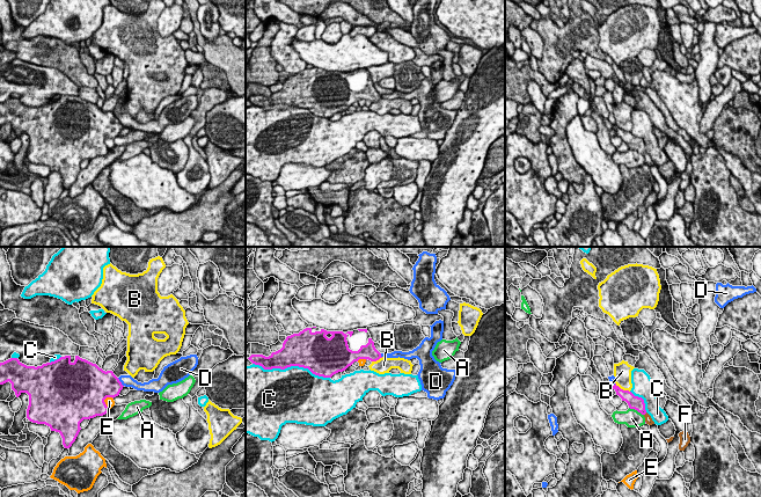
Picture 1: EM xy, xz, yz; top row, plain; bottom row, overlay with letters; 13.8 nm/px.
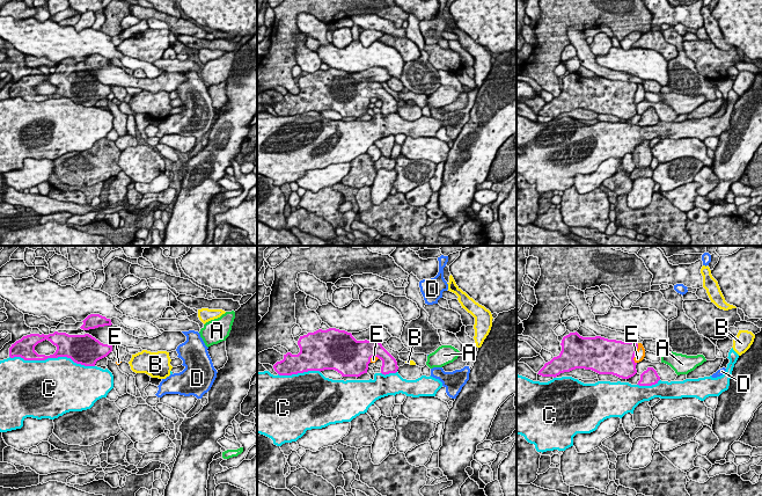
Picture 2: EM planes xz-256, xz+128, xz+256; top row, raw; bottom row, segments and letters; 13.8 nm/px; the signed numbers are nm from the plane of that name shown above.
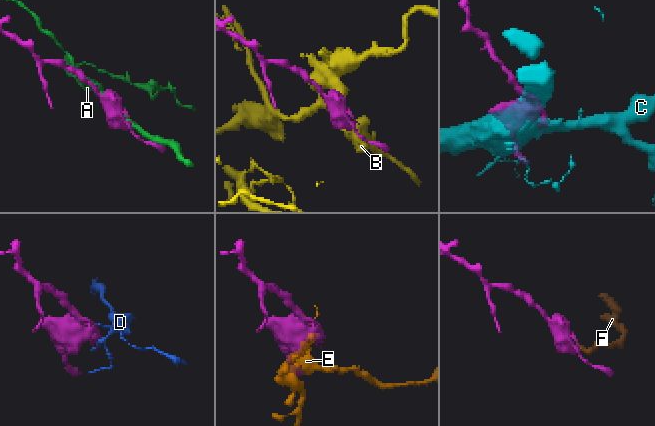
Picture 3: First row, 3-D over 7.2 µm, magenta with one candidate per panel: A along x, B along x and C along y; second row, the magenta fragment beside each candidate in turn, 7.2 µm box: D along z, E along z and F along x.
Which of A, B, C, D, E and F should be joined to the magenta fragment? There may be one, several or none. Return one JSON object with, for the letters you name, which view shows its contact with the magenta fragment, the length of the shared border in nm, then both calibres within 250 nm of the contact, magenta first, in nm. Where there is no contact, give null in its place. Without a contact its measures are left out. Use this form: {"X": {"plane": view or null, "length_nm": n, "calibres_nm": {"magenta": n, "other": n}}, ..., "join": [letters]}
{"F": {"plane": null}, "join": ["F"]}

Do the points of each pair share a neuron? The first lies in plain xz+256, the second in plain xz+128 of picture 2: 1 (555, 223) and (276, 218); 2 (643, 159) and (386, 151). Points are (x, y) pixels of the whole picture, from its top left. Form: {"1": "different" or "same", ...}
{"1": "different", "2": "same"}

